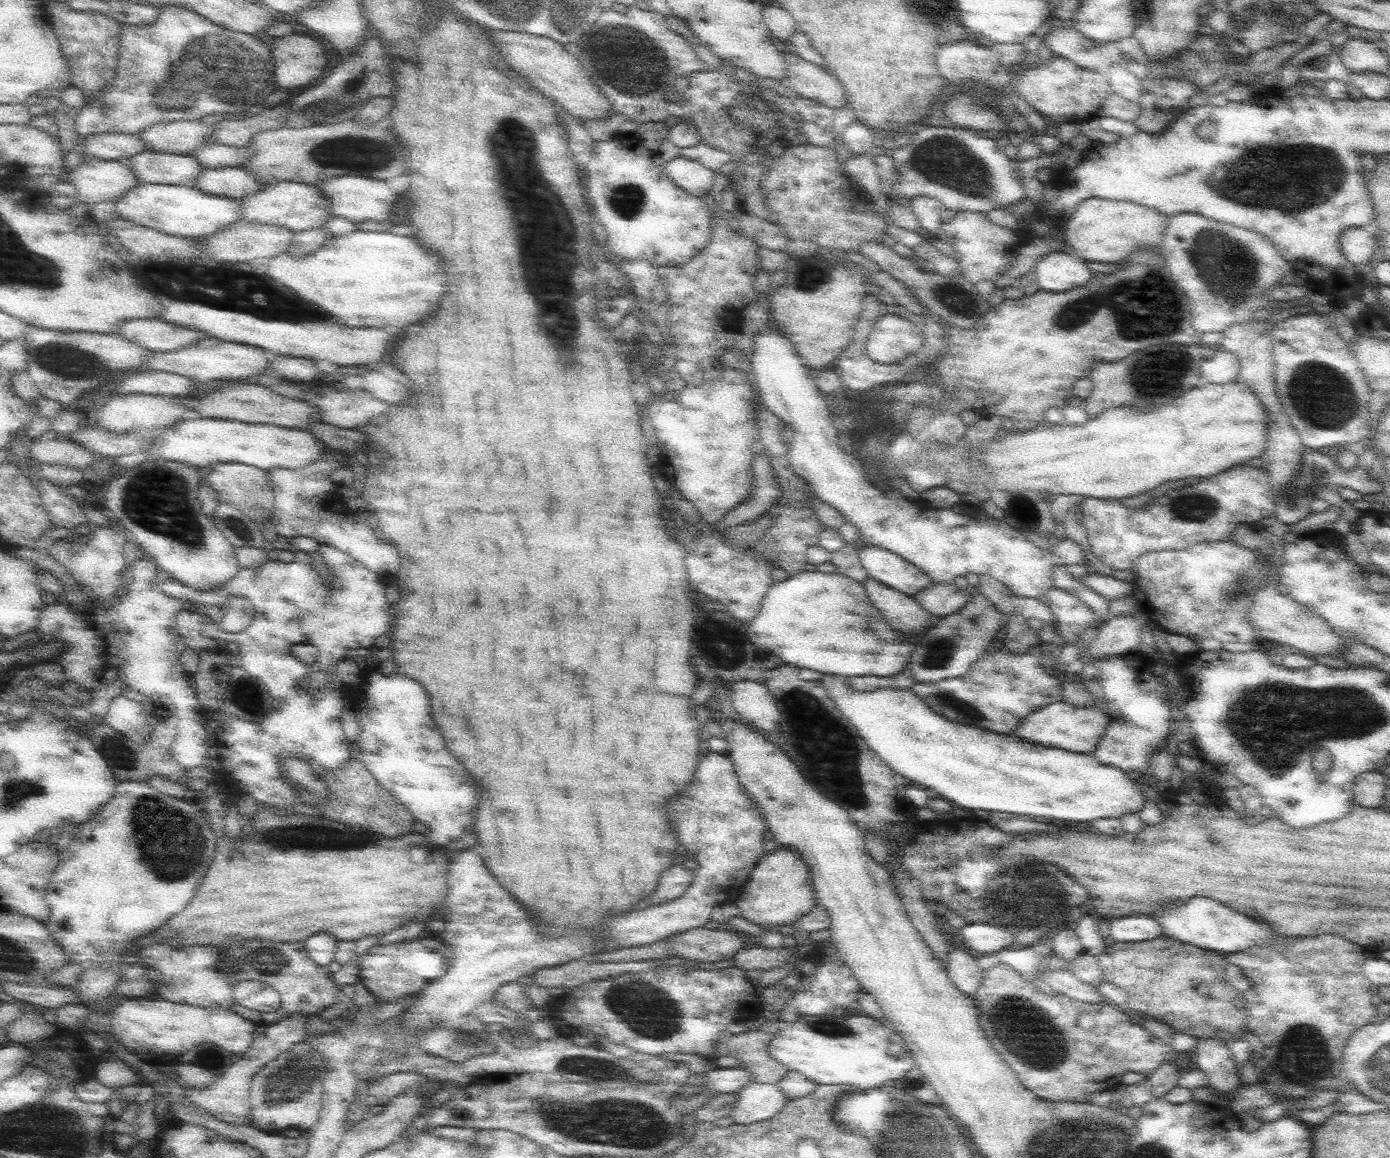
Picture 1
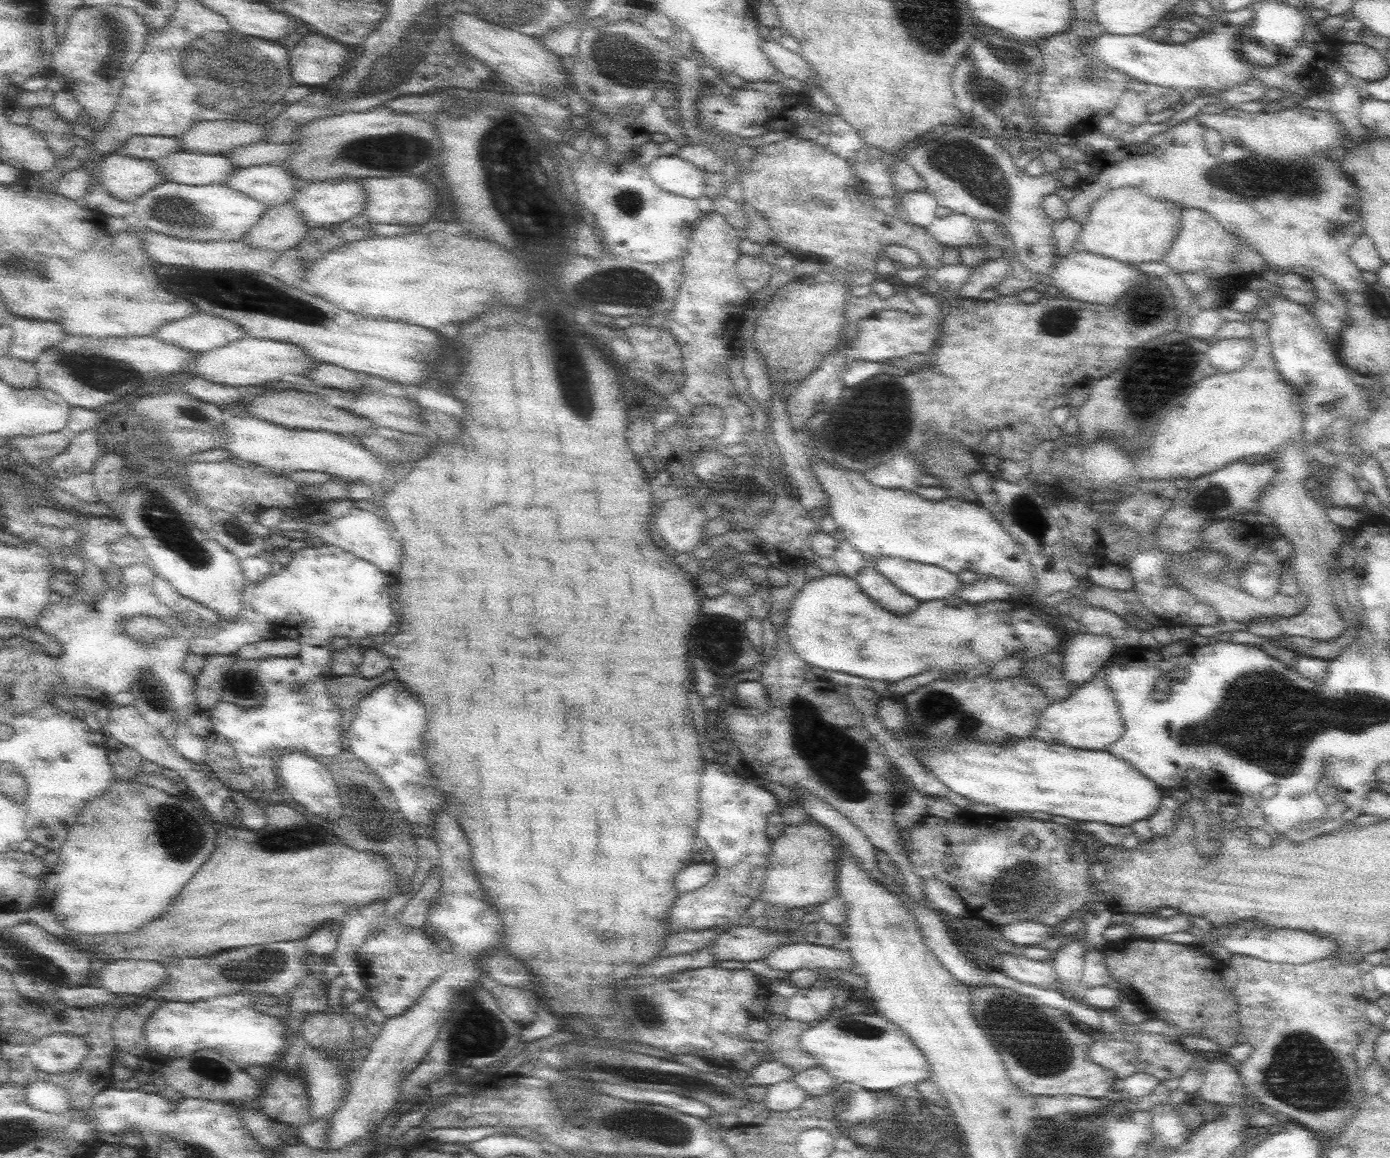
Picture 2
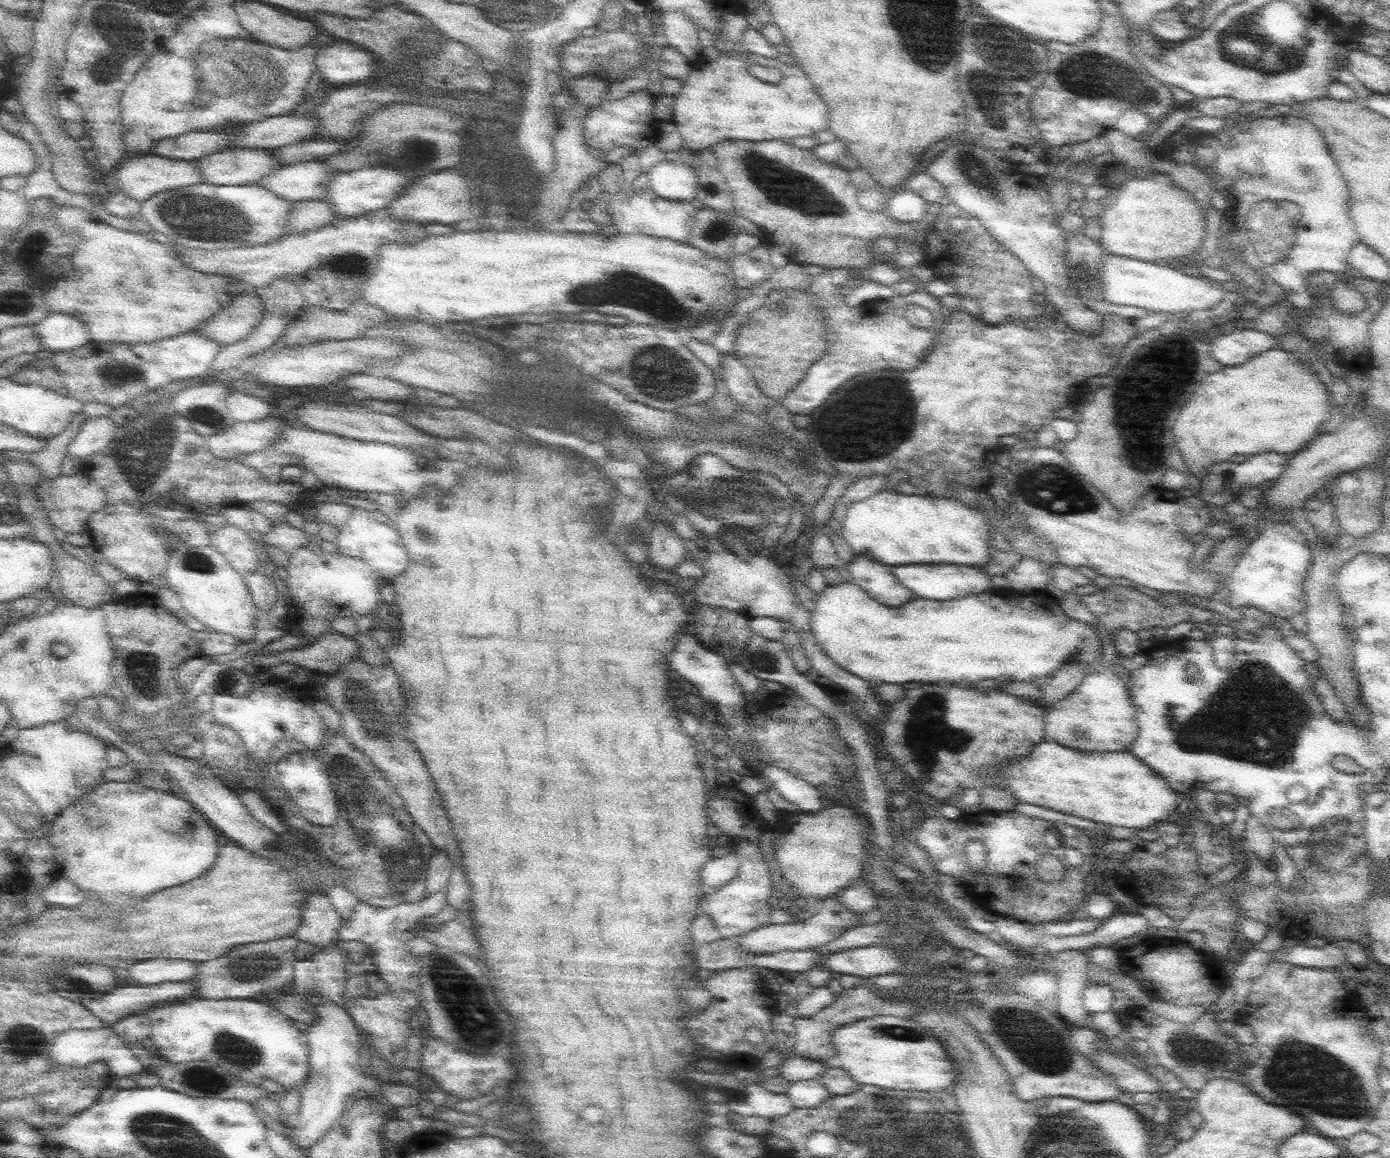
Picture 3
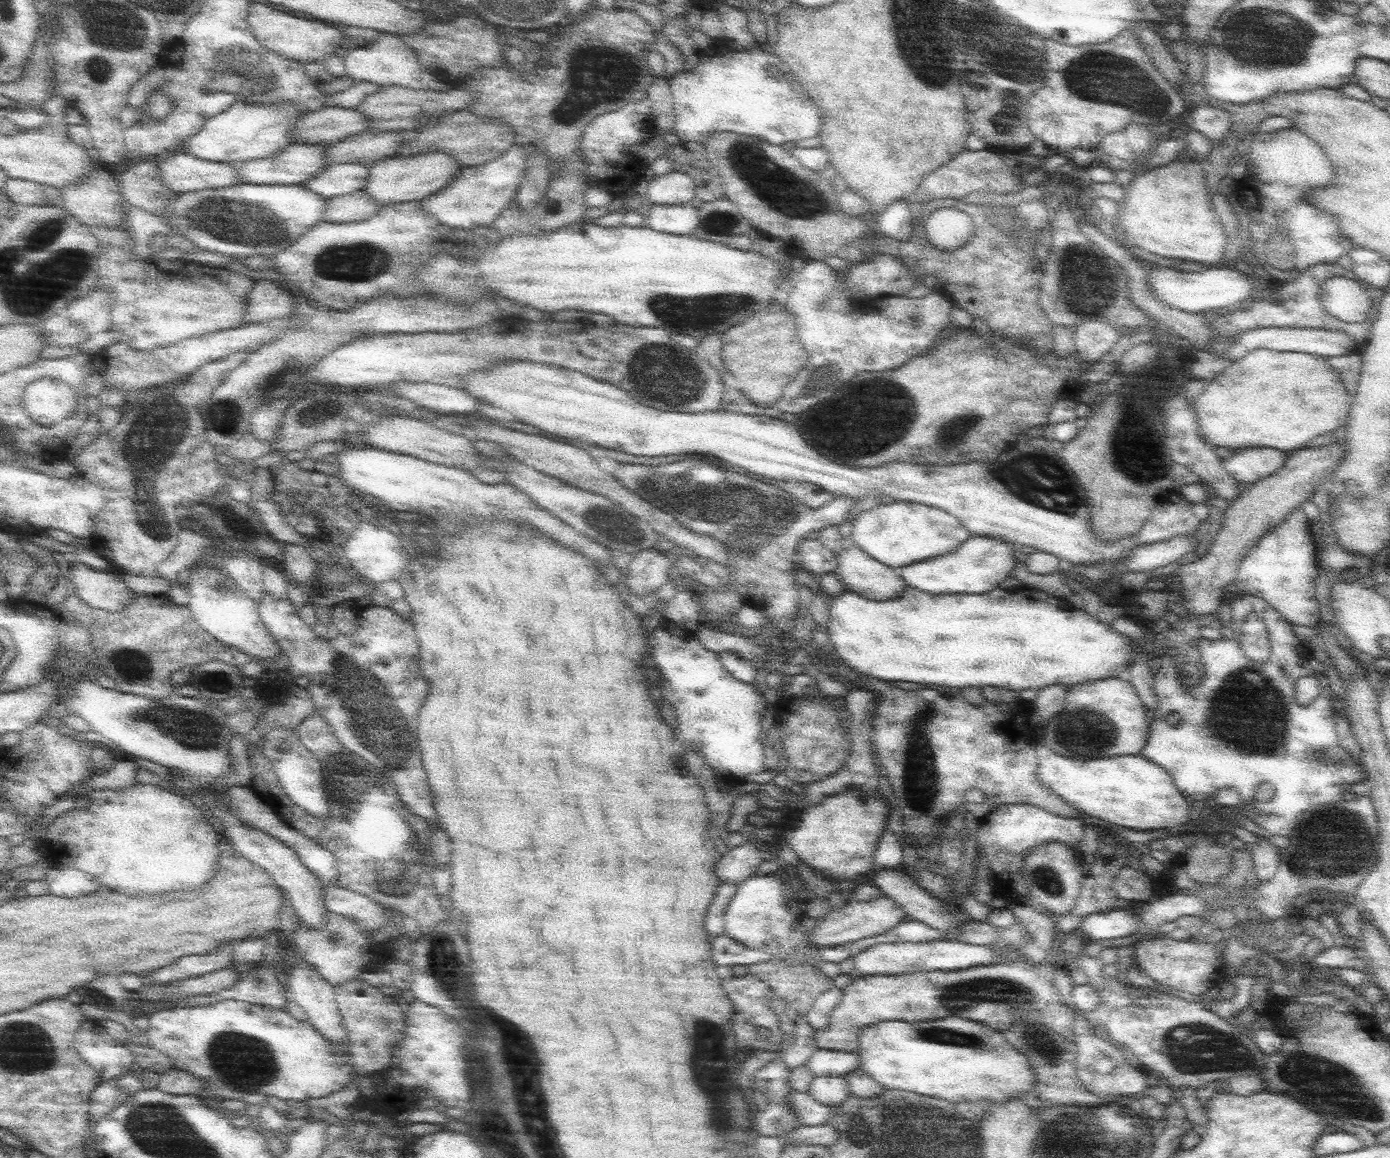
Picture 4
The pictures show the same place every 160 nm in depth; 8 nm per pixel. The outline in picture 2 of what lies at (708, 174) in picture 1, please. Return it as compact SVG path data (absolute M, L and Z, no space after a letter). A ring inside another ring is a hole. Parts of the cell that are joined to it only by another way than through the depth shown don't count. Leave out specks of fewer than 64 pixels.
M660 155L649 164L649 173L660 188L672 194L695 199L706 196L705 170L678 155Z

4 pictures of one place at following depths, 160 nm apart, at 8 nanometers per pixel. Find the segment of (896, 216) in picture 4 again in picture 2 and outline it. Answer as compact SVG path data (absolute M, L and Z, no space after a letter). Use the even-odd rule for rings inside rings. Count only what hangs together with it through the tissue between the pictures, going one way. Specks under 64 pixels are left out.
M912 191L900 196L900 210L904 210L907 215L908 222L927 227L936 220L937 212L936 197L926 191Z

